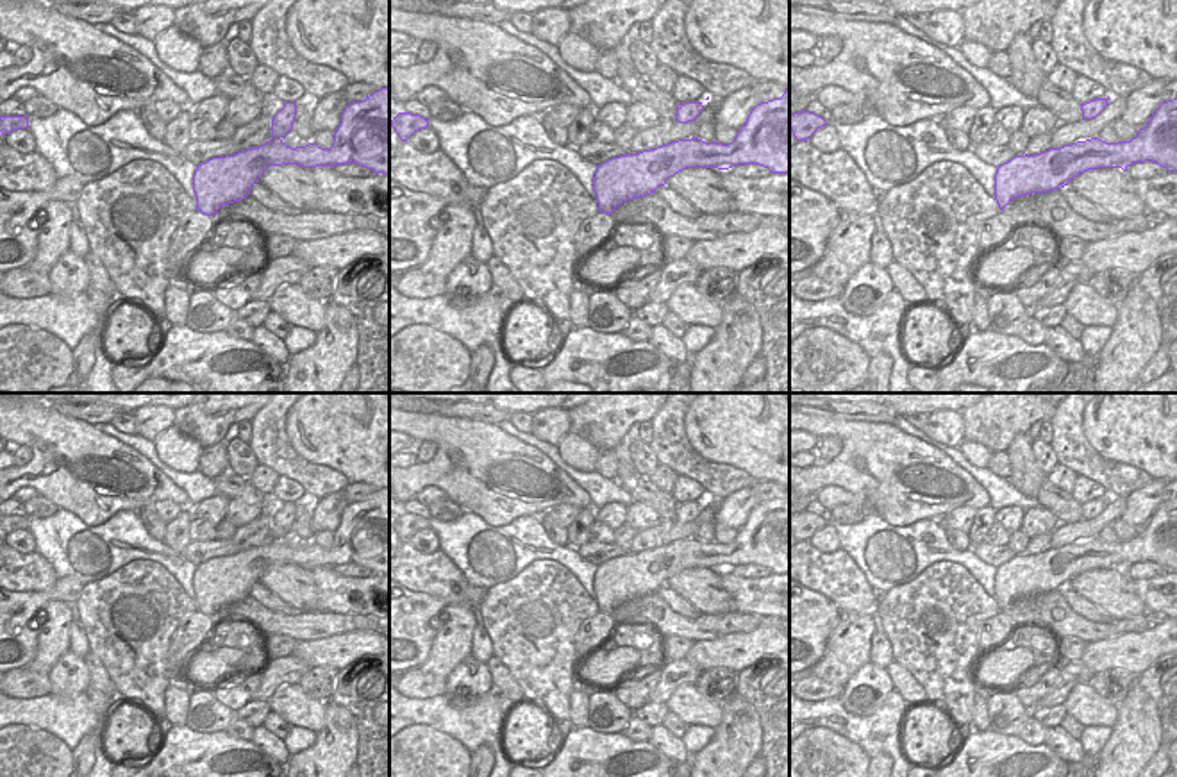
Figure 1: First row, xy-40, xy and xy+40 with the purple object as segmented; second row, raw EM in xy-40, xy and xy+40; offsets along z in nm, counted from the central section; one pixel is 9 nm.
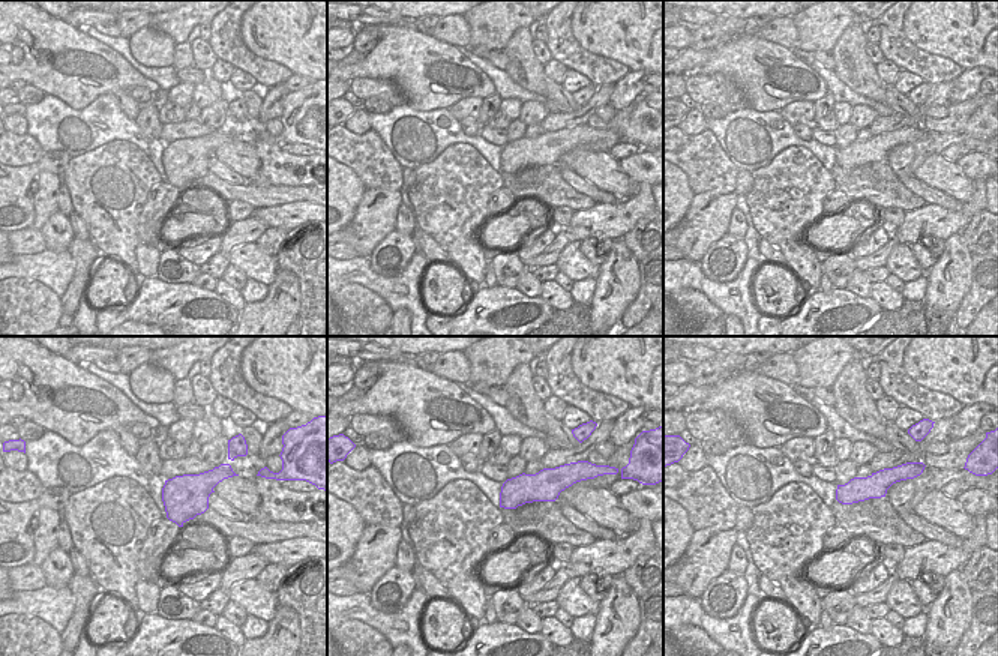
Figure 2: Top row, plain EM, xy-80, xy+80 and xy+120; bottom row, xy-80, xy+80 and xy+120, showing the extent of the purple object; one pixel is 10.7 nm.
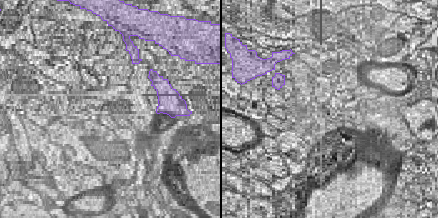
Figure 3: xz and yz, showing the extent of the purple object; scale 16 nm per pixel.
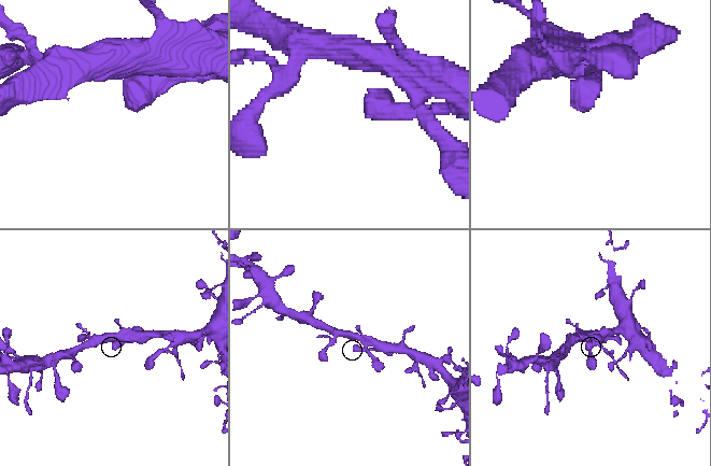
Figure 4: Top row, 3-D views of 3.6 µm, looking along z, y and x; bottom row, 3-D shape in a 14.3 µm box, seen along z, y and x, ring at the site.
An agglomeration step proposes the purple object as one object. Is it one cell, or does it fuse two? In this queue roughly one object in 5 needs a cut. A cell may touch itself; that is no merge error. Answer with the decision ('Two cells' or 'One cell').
One cell.

